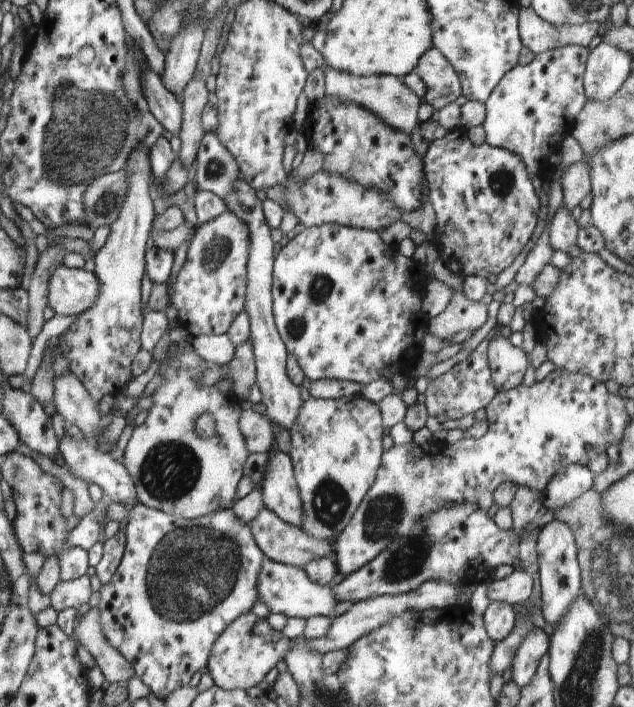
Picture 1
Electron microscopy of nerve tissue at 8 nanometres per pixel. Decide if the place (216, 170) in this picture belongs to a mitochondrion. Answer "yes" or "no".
yes

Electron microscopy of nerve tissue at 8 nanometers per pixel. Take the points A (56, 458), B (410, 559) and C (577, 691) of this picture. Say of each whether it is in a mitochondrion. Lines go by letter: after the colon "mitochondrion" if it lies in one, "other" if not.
A: other
B: mitochondrion
C: mitochondrion

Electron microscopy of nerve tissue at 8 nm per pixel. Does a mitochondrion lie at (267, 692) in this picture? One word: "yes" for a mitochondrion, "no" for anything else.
no

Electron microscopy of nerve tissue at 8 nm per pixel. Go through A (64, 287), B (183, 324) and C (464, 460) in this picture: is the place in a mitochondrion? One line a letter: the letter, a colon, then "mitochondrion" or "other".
A: other
B: other
C: other

